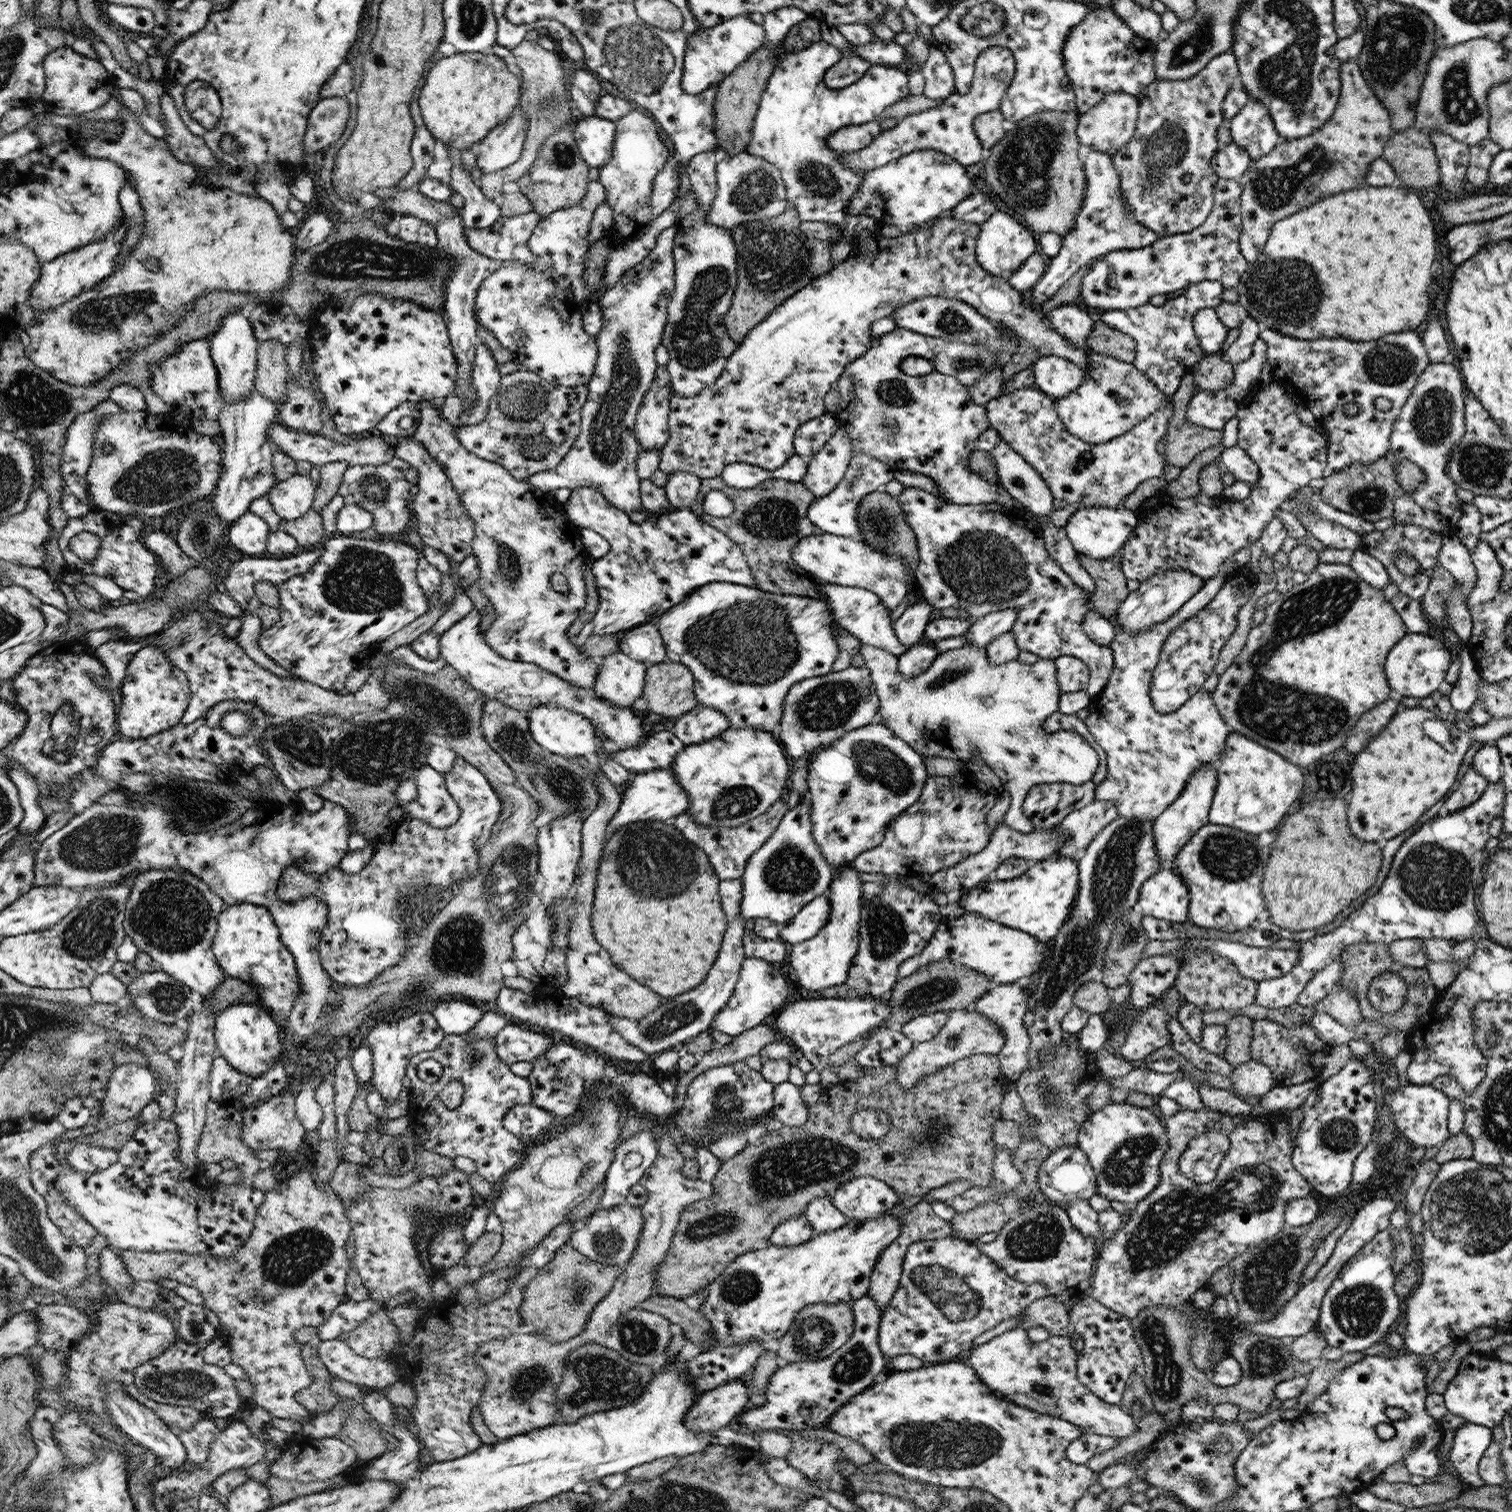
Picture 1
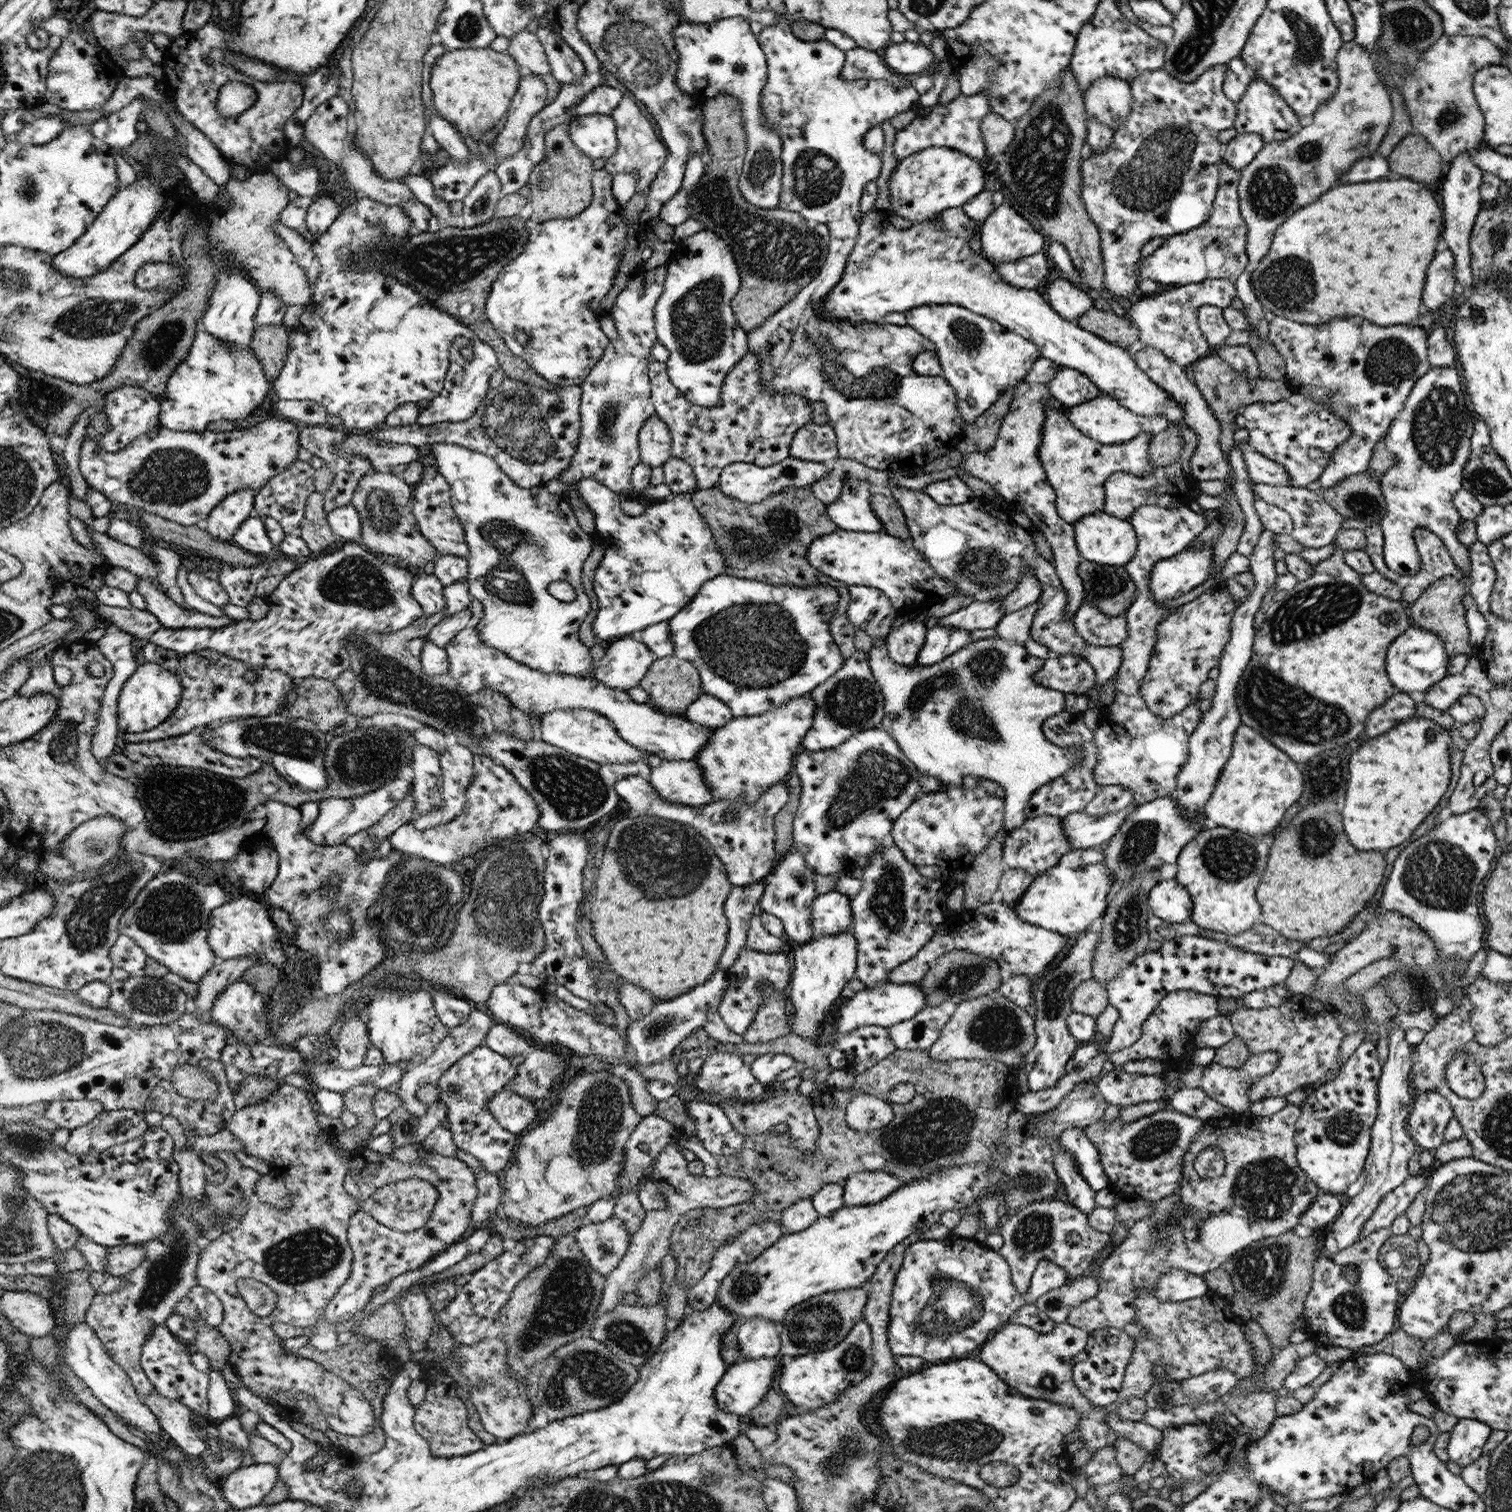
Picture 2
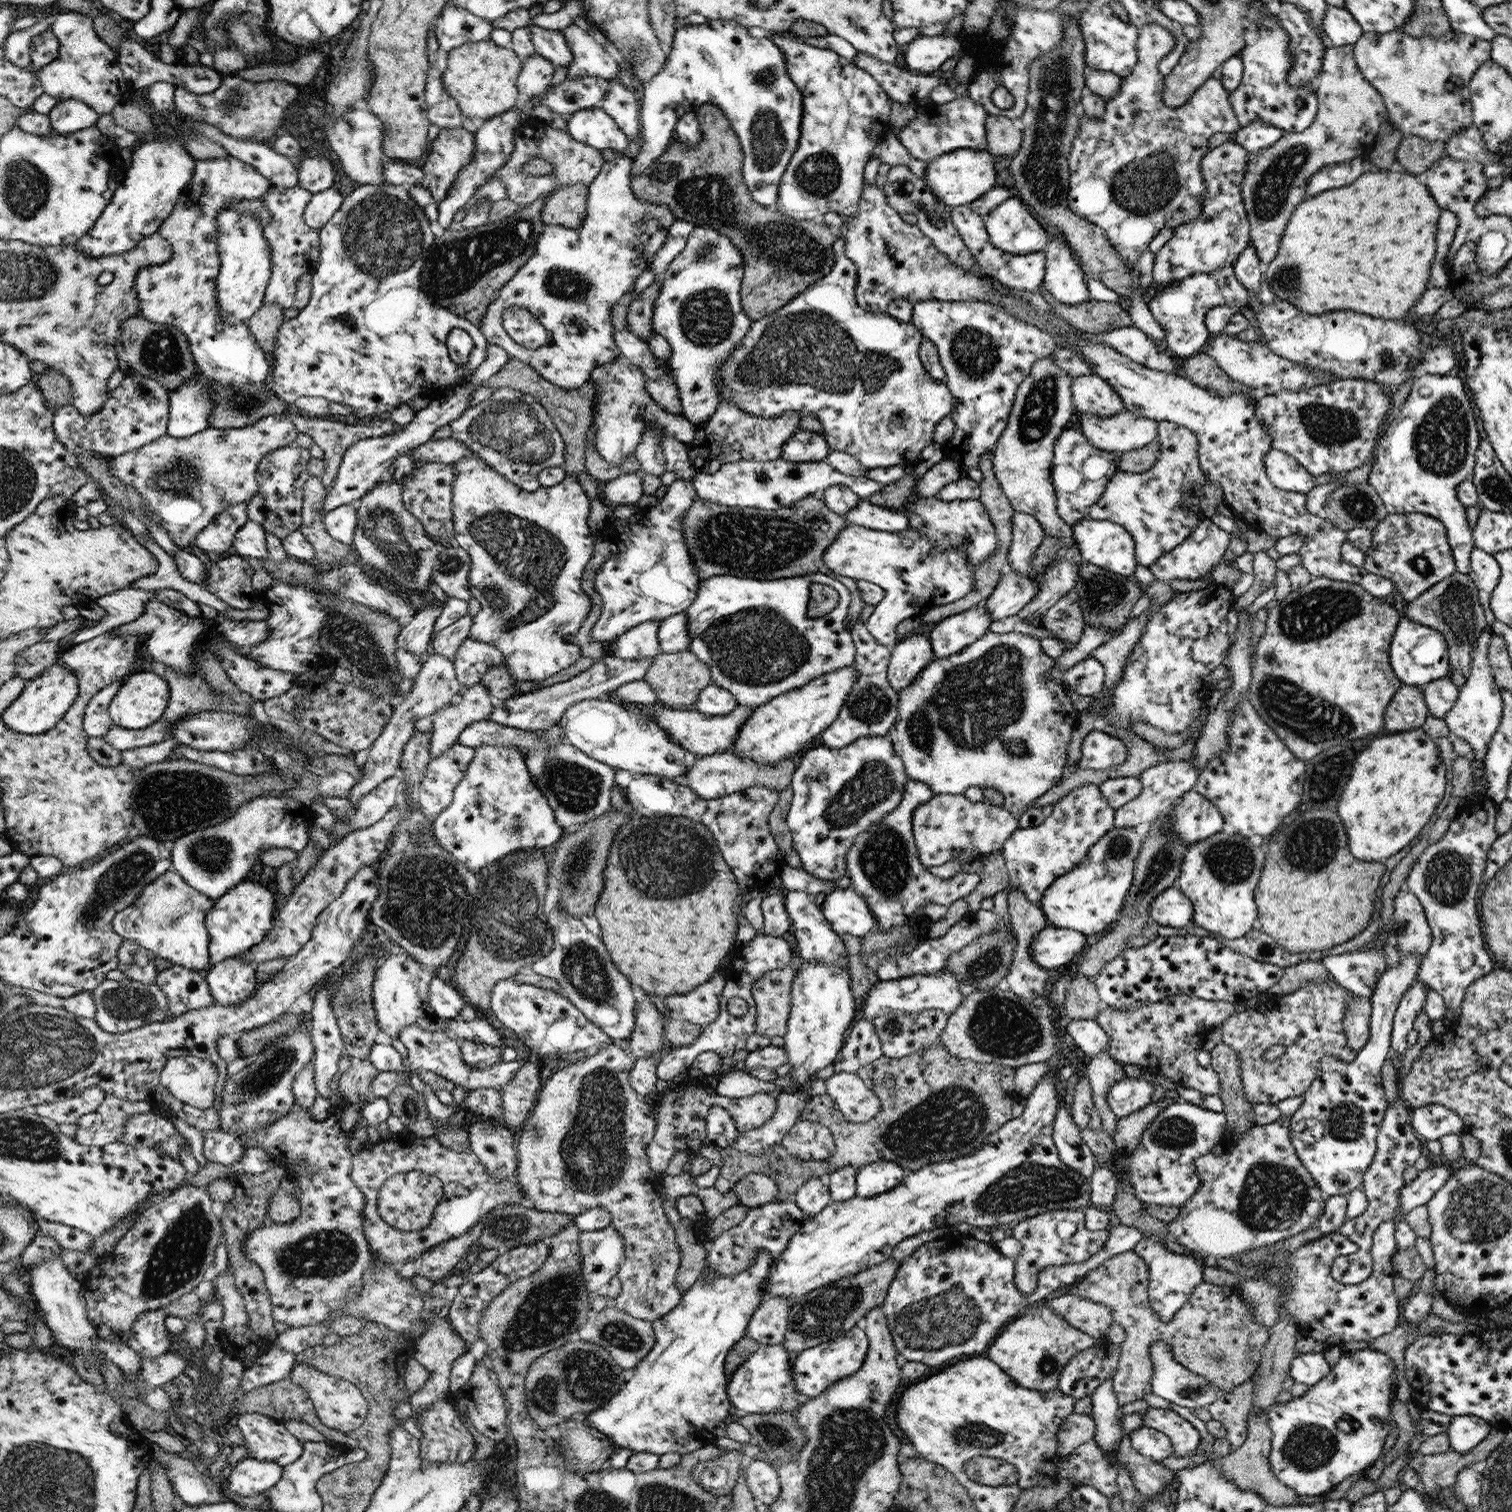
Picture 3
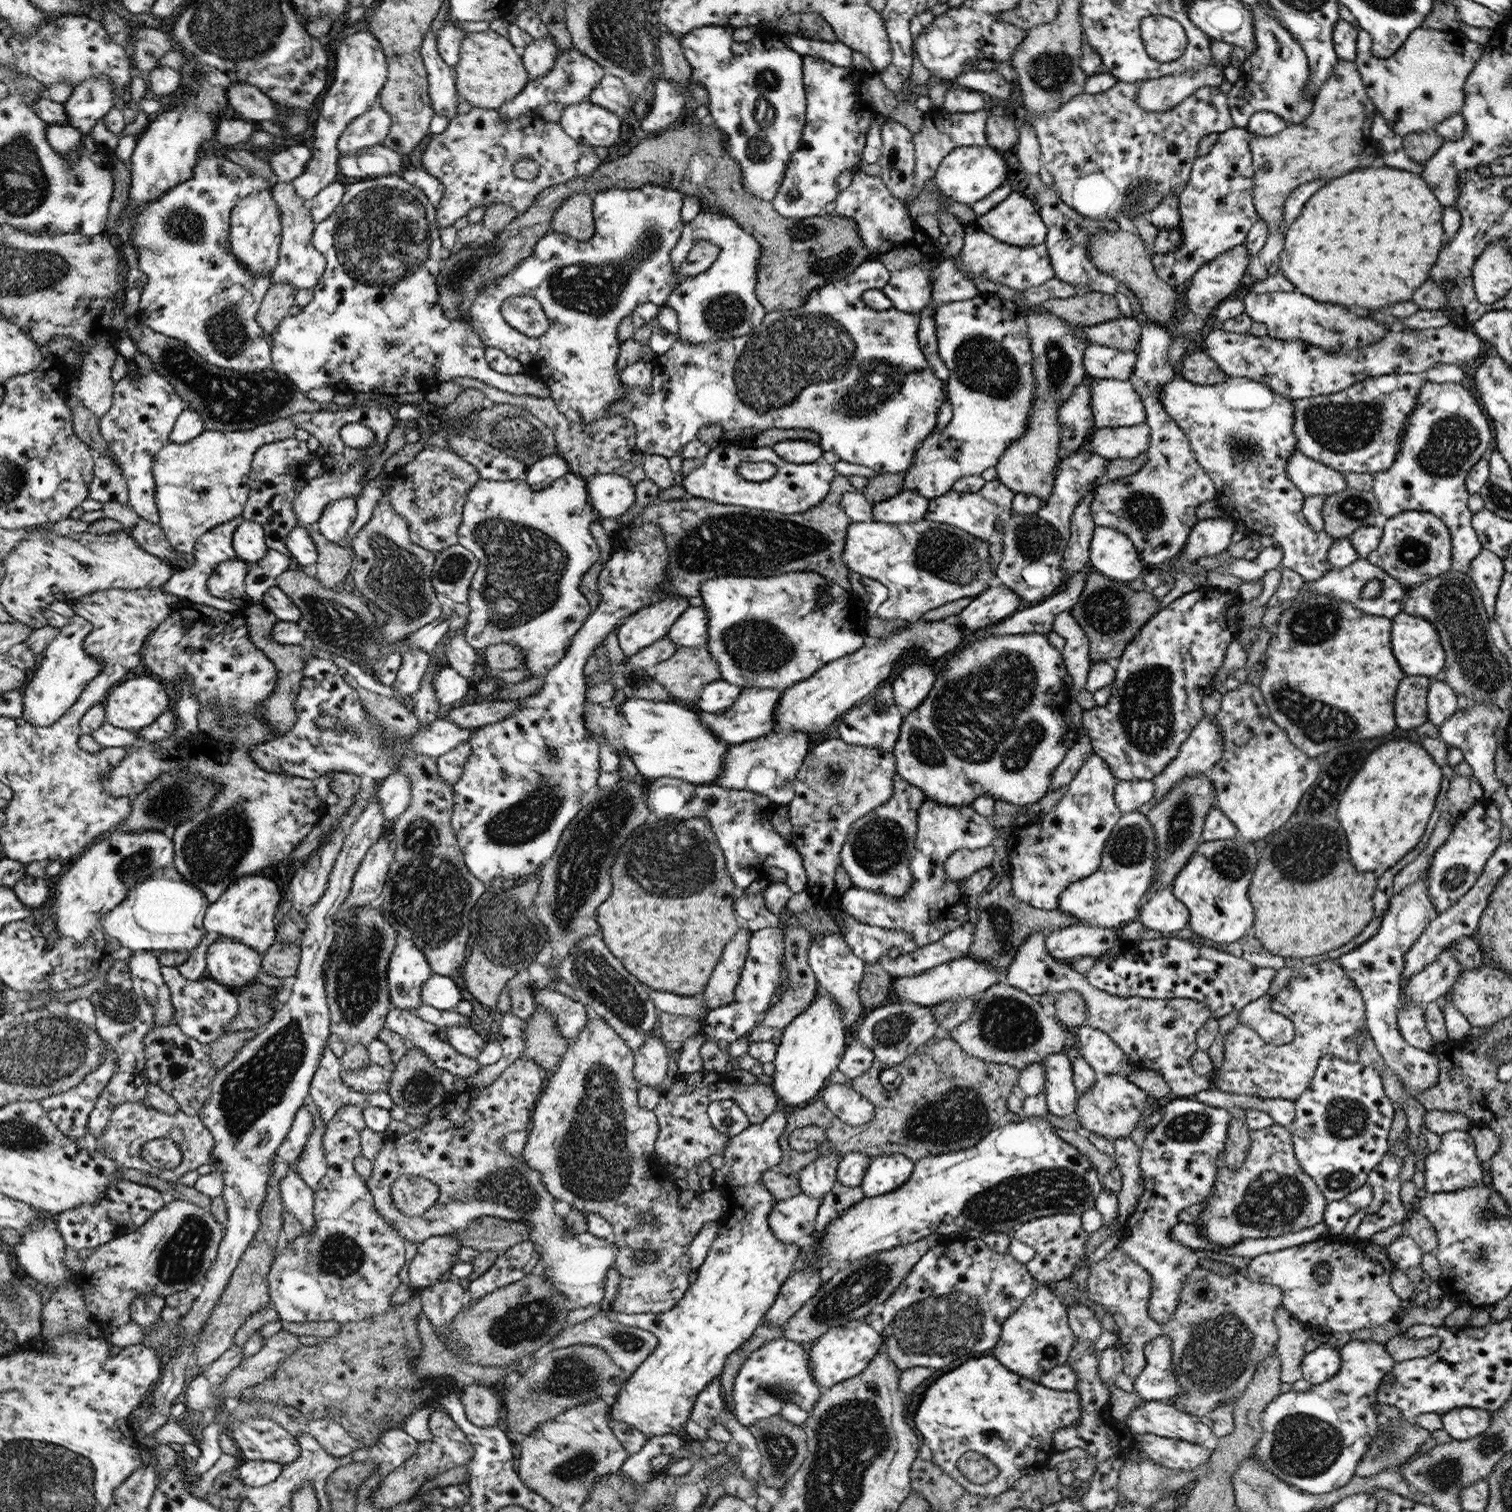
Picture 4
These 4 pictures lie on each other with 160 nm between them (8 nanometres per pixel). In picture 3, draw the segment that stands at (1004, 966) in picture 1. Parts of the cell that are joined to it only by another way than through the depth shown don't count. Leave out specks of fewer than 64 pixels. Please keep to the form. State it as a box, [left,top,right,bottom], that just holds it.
[877,890,1086,980]

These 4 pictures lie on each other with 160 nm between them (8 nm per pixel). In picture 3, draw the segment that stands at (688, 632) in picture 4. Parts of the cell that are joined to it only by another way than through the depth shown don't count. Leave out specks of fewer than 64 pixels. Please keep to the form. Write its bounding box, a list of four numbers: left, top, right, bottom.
[658,612,690,654]

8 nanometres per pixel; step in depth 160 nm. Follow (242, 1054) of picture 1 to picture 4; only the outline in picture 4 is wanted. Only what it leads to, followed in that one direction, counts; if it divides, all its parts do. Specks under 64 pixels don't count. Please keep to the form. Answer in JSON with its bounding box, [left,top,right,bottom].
[207,936,261,991]

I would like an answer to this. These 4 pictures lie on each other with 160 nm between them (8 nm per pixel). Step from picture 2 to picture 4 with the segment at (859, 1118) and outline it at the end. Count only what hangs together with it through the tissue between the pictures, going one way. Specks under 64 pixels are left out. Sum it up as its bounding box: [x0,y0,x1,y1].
[820,1083,876,1126]

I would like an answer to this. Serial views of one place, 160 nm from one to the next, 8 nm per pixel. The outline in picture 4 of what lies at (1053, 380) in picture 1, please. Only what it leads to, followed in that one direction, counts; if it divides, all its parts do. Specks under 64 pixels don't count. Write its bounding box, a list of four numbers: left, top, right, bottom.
[1089,379,1146,429]

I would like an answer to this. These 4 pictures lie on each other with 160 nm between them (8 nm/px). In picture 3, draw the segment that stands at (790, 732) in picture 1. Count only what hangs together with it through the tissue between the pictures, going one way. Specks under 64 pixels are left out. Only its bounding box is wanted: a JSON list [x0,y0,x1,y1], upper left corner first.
[820,623,900,748]

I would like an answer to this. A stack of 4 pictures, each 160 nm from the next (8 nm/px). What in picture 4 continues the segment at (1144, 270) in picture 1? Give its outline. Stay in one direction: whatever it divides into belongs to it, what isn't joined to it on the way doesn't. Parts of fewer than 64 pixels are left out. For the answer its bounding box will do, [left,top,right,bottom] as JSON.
[1151,127,1259,287]

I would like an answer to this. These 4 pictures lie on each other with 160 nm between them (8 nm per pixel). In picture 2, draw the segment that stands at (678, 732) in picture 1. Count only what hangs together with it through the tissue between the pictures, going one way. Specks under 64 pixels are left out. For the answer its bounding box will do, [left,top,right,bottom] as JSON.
[683,693,733,730]

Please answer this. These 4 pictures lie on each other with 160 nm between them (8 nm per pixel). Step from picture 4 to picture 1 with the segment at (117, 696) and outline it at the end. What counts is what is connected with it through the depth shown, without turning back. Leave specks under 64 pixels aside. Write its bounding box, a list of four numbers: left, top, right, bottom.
[117,645,191,739]

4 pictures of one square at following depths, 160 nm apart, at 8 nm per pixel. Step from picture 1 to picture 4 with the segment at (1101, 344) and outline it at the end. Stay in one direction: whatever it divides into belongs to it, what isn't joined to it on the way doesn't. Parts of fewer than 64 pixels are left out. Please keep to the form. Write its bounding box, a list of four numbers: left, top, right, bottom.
[1042,292,1124,327]

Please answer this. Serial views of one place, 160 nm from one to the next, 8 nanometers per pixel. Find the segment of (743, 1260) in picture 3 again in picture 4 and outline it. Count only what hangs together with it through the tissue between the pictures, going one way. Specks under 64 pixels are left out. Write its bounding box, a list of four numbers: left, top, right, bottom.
[769,1192,821,1244]

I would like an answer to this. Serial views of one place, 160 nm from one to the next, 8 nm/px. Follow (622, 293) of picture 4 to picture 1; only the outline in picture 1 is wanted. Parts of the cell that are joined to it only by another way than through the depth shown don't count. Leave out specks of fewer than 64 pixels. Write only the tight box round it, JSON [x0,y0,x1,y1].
[473,180,608,387]

